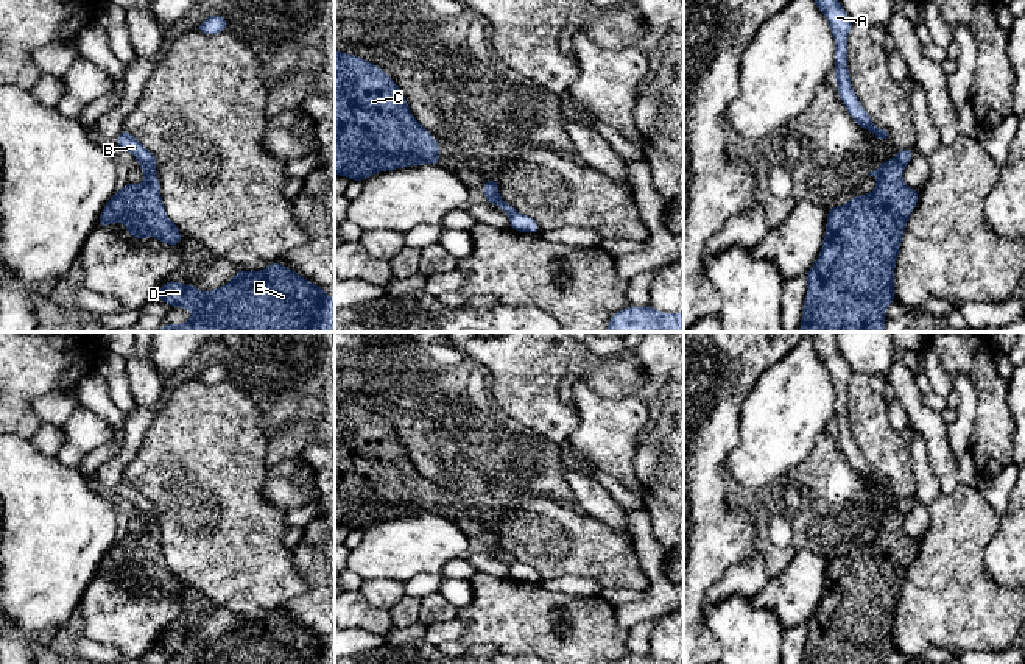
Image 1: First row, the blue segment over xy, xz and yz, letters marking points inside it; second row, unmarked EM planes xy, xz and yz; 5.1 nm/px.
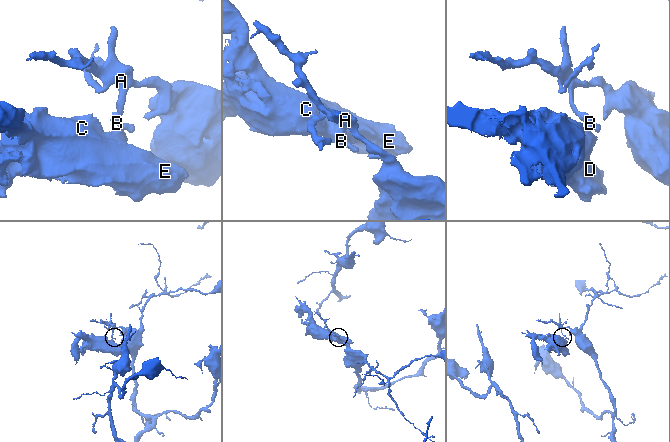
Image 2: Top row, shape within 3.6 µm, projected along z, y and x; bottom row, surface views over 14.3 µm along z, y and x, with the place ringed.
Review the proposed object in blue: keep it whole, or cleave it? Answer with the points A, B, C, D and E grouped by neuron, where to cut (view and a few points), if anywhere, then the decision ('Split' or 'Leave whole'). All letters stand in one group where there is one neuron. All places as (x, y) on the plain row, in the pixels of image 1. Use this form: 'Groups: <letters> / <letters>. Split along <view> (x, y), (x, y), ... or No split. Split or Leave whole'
Groups: A B / C D E. Split along xy (139, 512), (145, 512), (153, 518). Split

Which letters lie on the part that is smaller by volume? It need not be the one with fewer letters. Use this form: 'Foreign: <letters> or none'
Foreign: C, D, E

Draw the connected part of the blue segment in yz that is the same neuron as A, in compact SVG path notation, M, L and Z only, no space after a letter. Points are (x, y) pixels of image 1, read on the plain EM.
M816 332L813 349L818 358L824 363L835 388L835 432L838 444L847 458L849 464L861 479L868 479L877 488L886 488L888 482L872 474L871 464L863 458L857 447L849 427L847 418L847 383L854 374L849 363L843 358L837 348L838 332Z

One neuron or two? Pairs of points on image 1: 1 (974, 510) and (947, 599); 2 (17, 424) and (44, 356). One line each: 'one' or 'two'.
1: one
2: one

